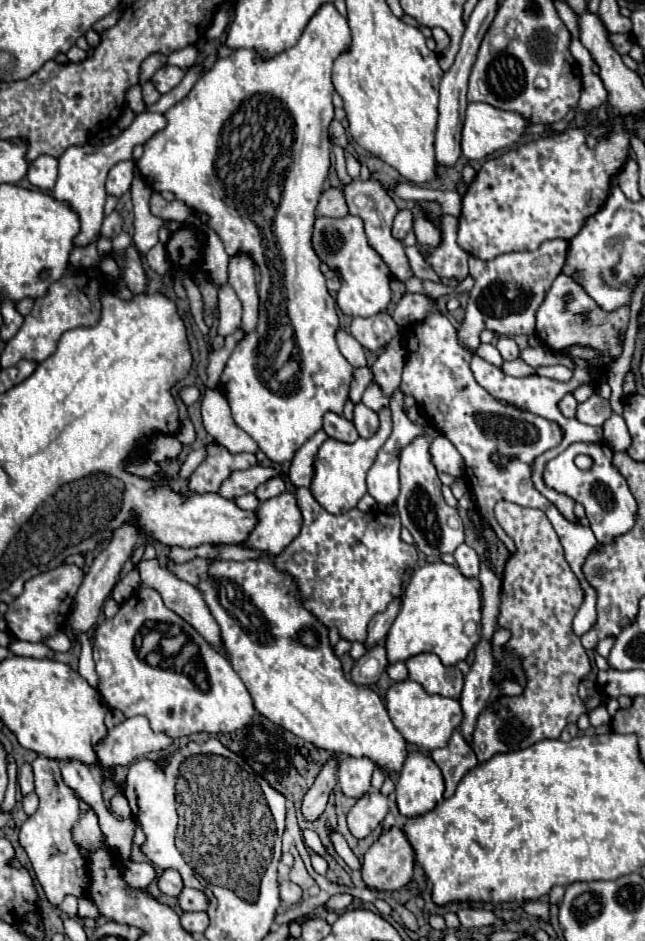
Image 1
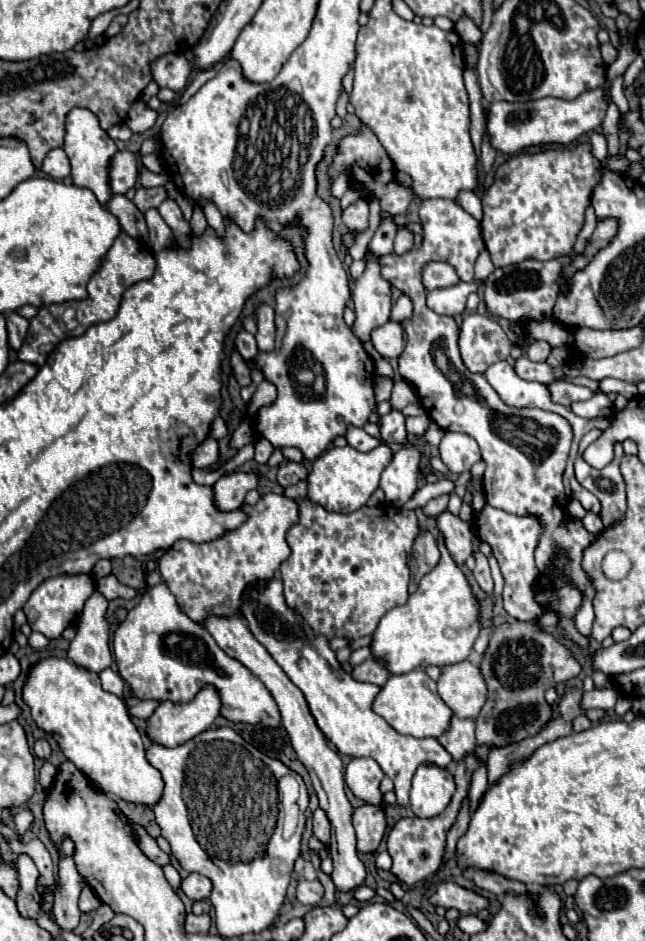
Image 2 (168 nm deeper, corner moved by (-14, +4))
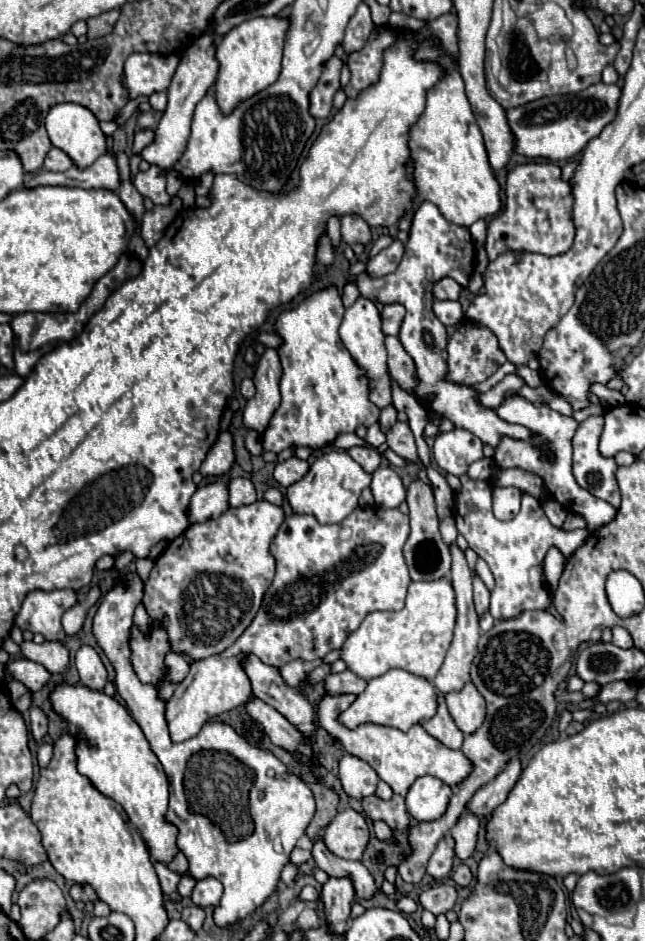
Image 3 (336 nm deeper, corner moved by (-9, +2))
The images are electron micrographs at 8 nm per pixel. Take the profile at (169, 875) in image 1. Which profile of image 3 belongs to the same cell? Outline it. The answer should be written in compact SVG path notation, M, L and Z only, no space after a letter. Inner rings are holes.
M206 877L202 881L196 883L194 887L194 893L192 893L192 901L198 905L198 907L214 907L220 903L220 897L222 897L222 883L214 877Z

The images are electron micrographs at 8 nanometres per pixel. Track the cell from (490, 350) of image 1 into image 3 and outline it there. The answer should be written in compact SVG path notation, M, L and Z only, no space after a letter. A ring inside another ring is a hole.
M524 365L524 367L520 367L516 373L518 373L518 375L524 379L524 383L526 383L526 385L532 385L532 387L540 387L540 385L544 383L542 375L540 375L538 371L532 371L532 369L530 369L530 367L526 367L526 365Z

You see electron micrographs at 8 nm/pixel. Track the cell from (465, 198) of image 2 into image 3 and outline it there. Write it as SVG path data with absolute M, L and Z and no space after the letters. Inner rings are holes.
M480 219L476 221L472 227L470 227L470 235L476 243L476 247L484 247L484 241L486 241L486 223Z

